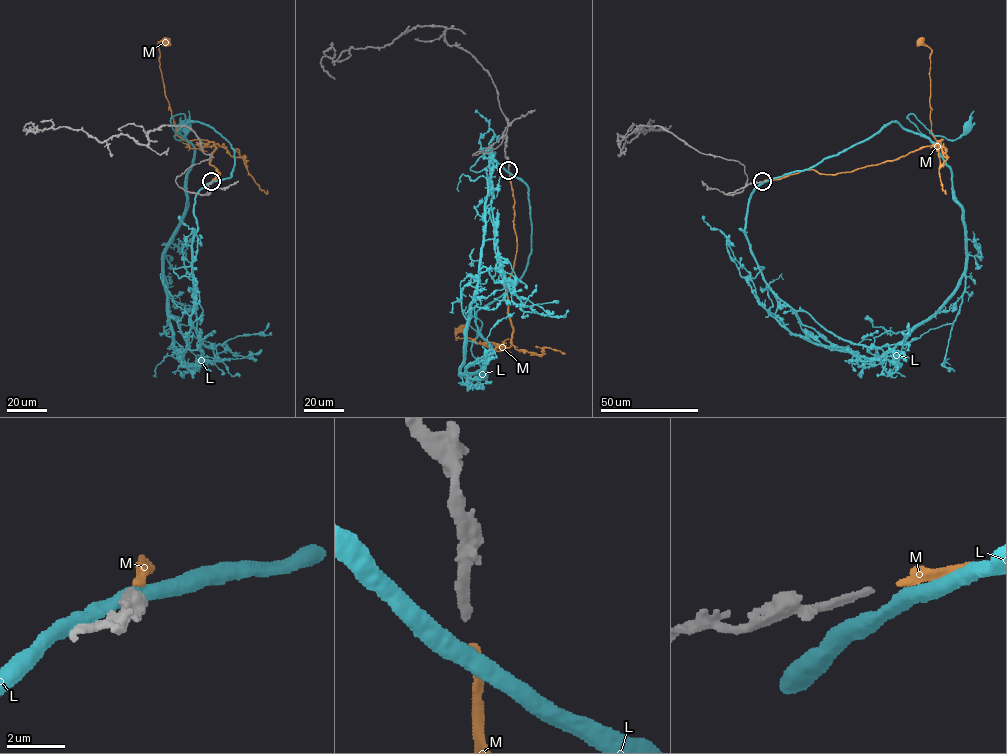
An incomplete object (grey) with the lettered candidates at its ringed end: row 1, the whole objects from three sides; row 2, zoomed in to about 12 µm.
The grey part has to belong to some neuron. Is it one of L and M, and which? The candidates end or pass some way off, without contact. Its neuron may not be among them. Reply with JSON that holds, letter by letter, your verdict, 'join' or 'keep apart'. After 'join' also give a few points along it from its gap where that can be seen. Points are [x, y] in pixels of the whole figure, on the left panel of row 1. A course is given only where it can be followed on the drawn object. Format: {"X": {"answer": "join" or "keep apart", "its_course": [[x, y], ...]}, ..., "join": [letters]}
{"L": {"answer": "keep apart"}, "M": {"answer": "join", "its_course": [[212, 181], [220, 174], [210, 164], [214, 143], [177, 134], [159, 67], [164, 42]]}, "join": ["M"]}

